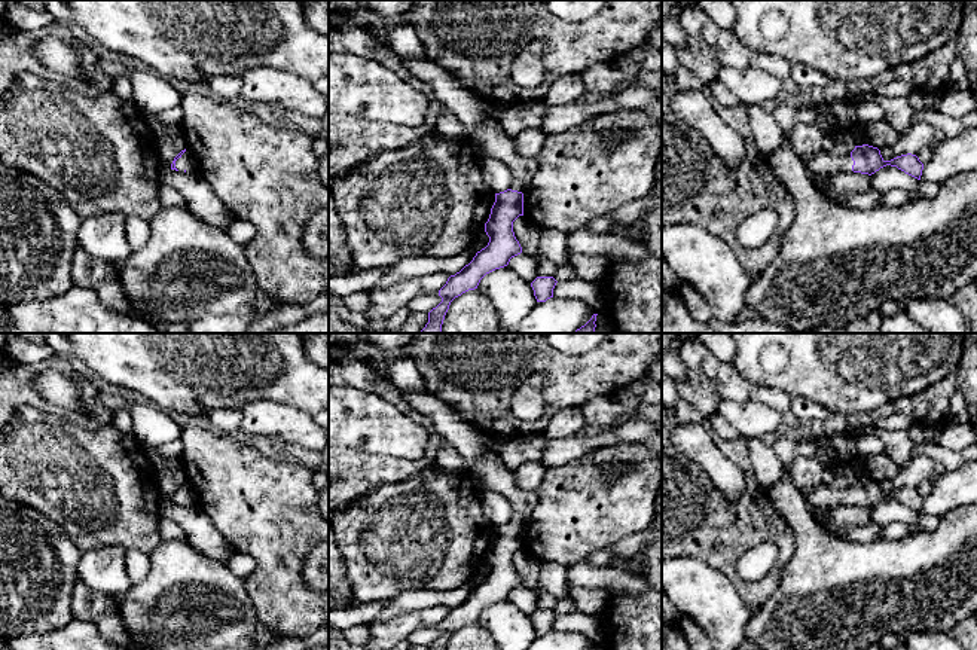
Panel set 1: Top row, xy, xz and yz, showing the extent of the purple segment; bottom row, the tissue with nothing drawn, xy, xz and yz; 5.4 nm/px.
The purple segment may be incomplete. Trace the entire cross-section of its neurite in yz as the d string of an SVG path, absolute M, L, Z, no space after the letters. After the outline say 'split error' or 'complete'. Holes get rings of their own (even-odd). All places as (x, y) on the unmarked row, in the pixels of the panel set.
M868 477L855 479L855 482L846 489L833 489L822 482L807 489L806 498L810 506L822 509L839 506L848 507L851 504L871 509L880 501L891 498L918 513L920 513L923 503L923 497L916 488L907 486L891 494L885 494L880 483Z; split error

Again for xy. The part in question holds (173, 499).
M184 482L181 483L172 494L171 503L181 504L181 506L193 506L198 504L196 494L193 489Z; split error

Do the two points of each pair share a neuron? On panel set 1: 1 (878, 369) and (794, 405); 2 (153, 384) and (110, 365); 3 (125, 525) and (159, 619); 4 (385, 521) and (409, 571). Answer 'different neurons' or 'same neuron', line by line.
1: different neurons
2: same neuron
3: different neurons
4: same neuron

